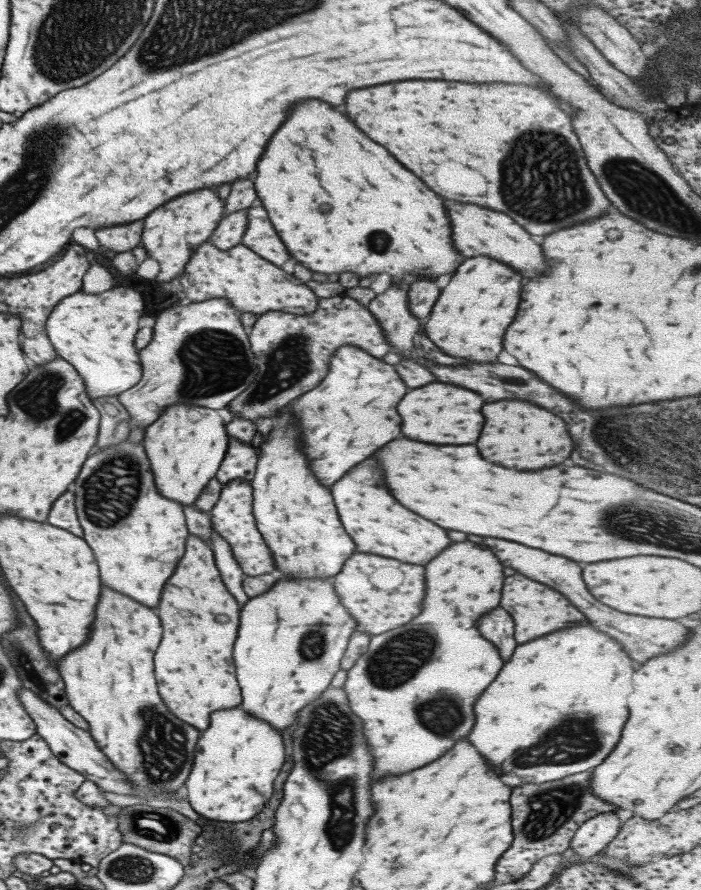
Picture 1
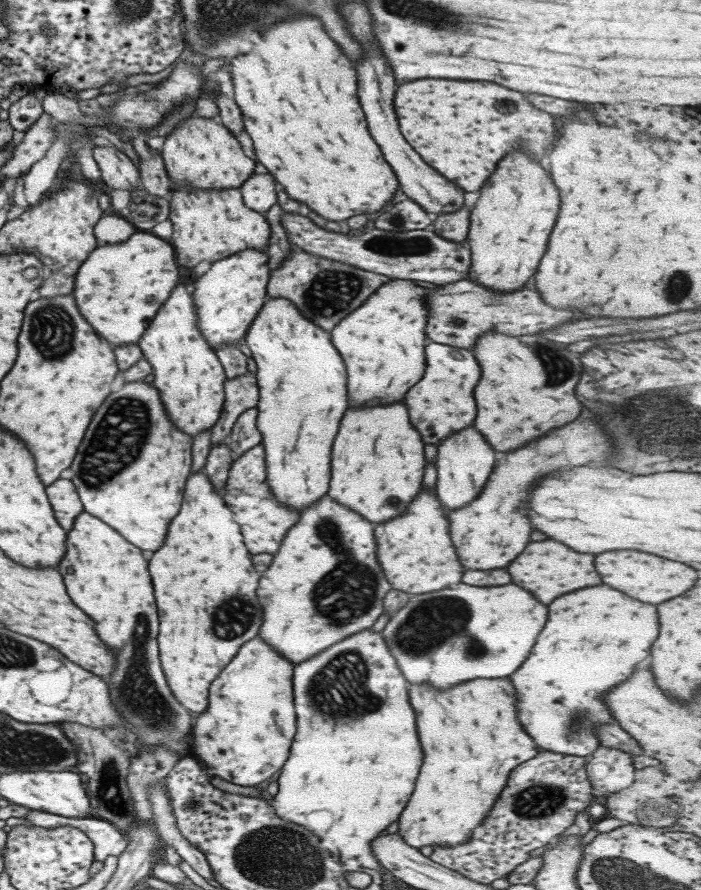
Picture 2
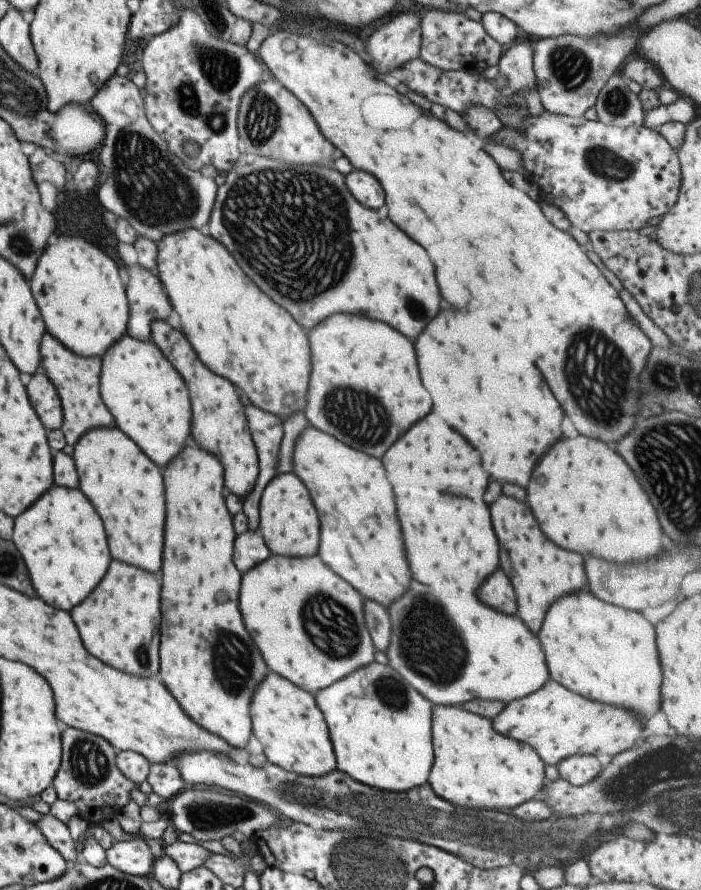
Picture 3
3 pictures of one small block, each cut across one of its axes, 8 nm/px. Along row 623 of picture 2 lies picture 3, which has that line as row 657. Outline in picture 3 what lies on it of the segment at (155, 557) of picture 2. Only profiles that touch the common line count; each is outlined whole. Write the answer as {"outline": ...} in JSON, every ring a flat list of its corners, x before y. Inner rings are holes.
{"outline":[[183,448,177,460,161,472,165,486,165,540,159,674,181,710,199,728,223,738,233,748,245,748,251,736,249,700,267,666,251,644,237,610,239,572,231,562,235,534,231,516,223,506,221,472,219,462,199,448]]}

